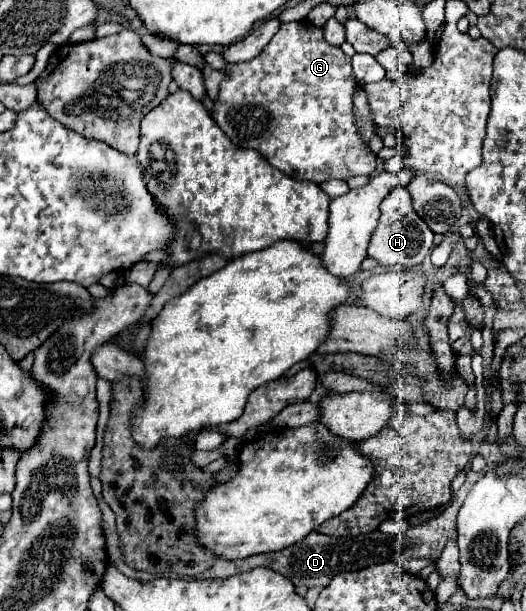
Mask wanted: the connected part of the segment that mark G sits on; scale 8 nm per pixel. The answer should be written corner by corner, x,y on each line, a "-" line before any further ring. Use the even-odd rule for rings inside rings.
308,20
288,22
282,24
268,46
248,62
228,64
224,62
222,52
216,50
206,54
206,62
224,74
218,98
214,100
212,118
236,146
260,152
272,166
294,180
320,184
330,178
348,180
352,176
370,176
374,172
376,156
366,150
366,142
362,140
354,118
352,98
358,84
352,78
350,56
340,48
330,46
324,40
322,28

